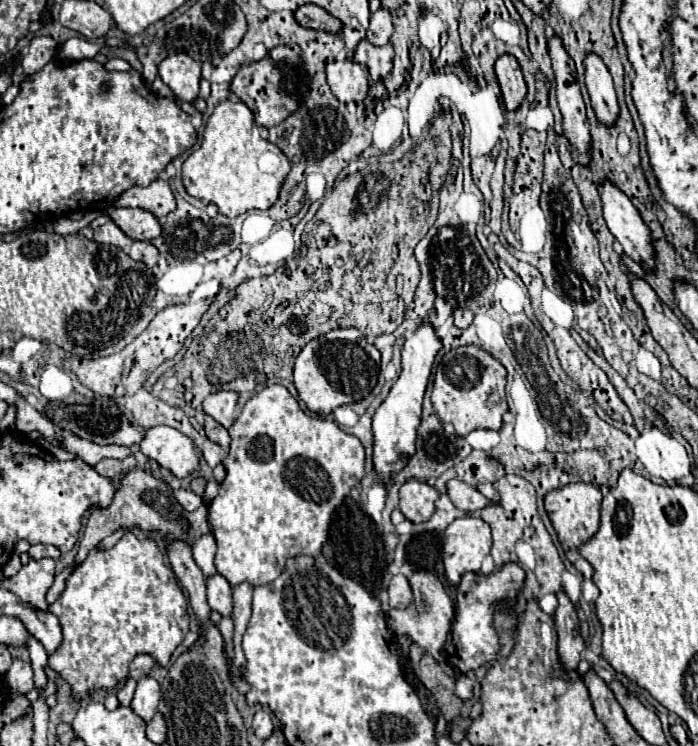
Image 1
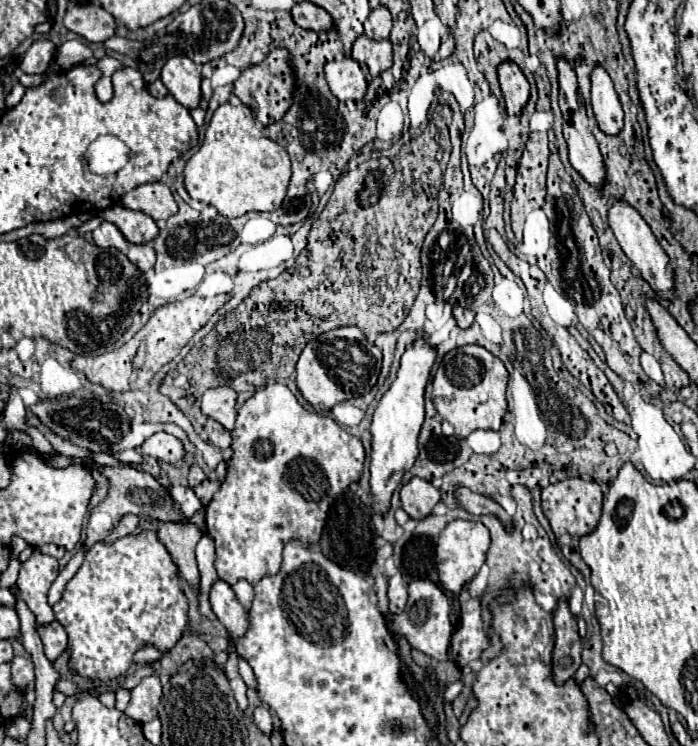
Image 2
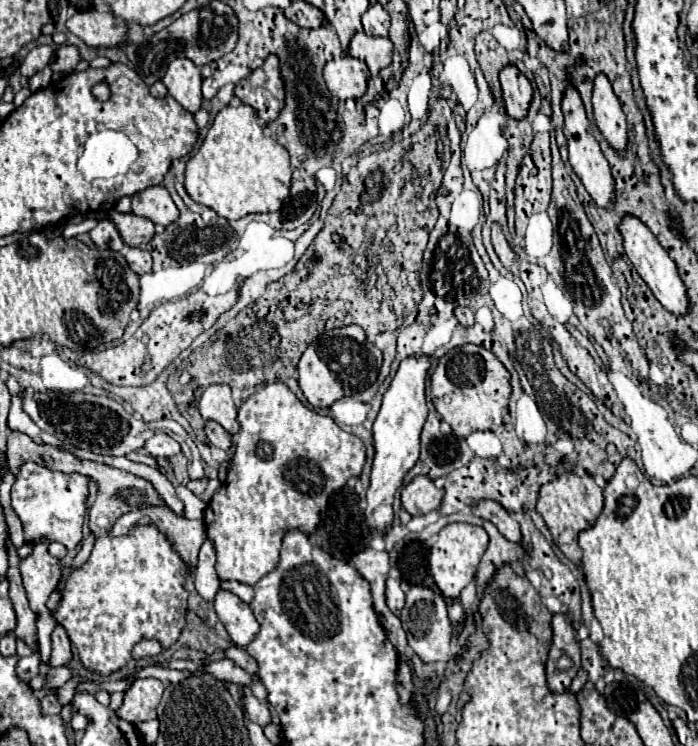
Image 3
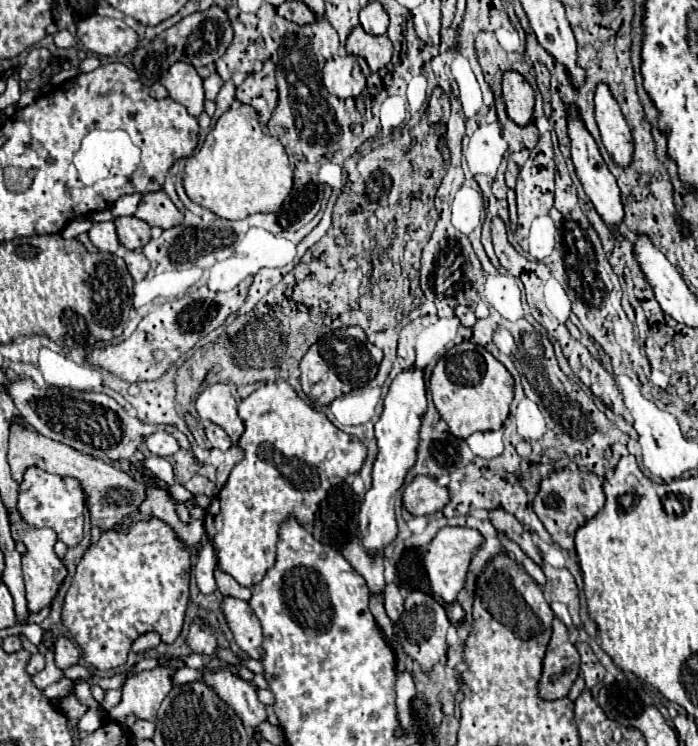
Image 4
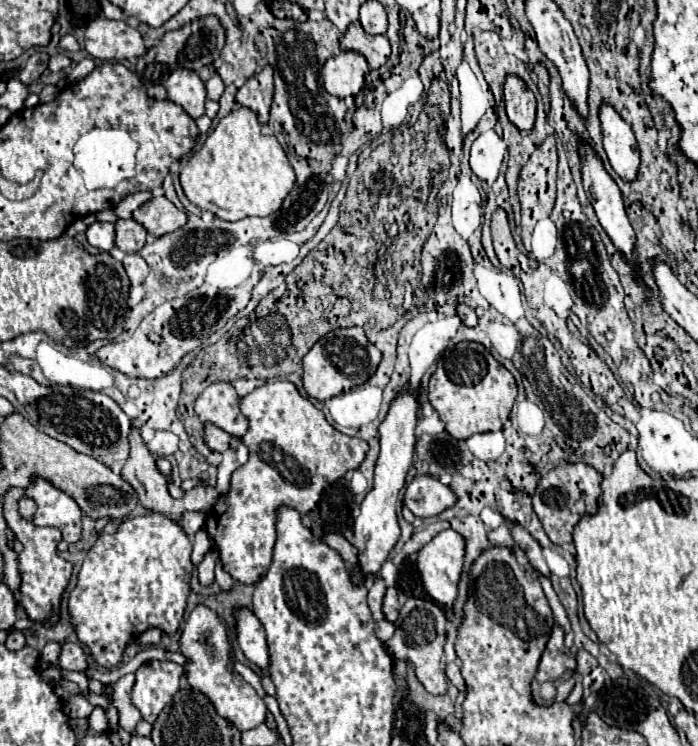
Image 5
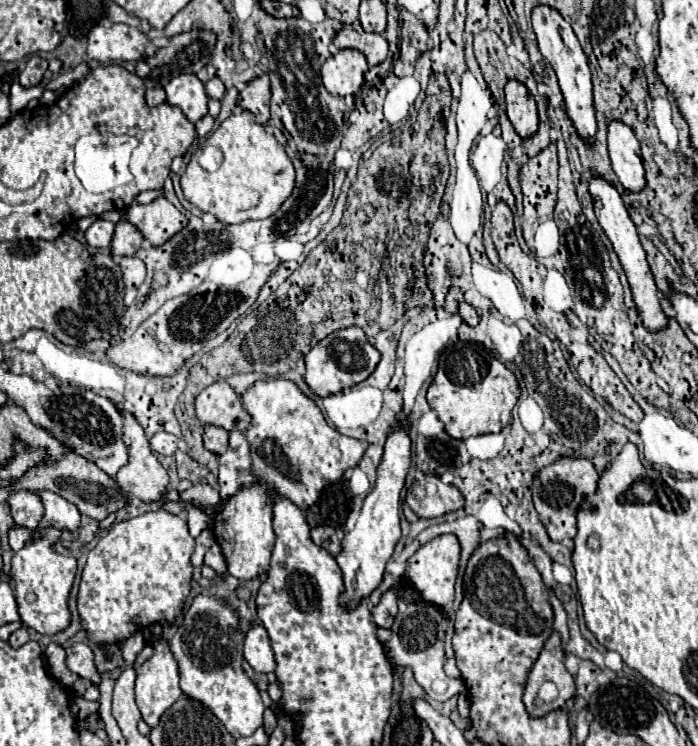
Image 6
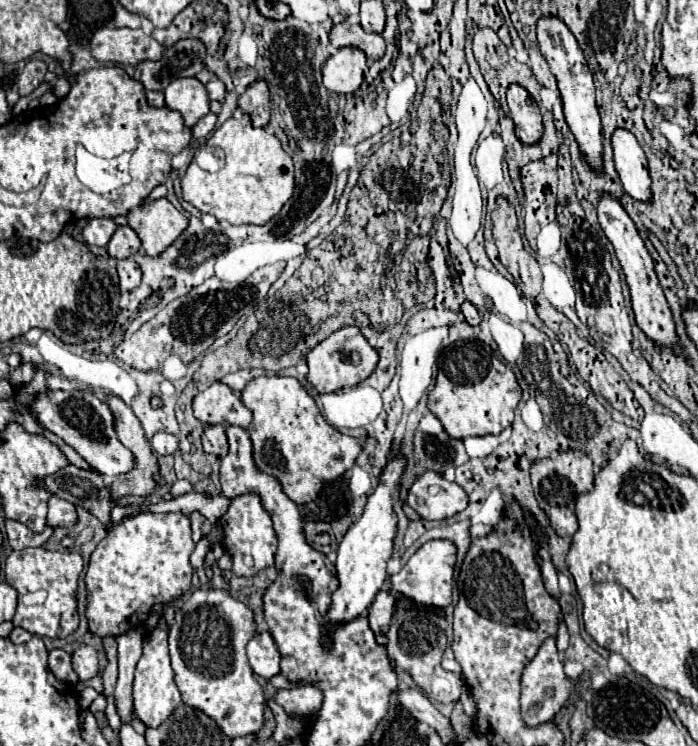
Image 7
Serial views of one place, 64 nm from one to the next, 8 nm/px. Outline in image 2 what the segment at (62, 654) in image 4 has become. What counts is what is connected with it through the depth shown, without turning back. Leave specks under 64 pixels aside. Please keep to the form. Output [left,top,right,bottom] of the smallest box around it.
[38,620,68,662]

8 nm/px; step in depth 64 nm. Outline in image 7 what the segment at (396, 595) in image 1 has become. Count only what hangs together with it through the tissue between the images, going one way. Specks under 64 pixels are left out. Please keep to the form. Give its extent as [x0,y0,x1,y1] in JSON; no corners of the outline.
[368,592,394,636]

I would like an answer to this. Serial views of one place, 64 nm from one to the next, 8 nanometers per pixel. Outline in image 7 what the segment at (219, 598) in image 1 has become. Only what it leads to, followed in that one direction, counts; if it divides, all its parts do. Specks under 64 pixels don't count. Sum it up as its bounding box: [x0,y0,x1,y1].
[246,634,280,680]

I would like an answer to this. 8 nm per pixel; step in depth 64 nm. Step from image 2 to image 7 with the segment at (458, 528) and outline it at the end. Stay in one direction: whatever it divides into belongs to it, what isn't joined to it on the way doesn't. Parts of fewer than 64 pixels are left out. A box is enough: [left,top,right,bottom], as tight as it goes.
[390,540,456,608]

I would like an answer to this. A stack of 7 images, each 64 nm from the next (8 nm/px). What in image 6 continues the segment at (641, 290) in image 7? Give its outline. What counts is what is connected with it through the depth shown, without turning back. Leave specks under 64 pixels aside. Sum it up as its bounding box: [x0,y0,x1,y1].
[590,178,668,332]

